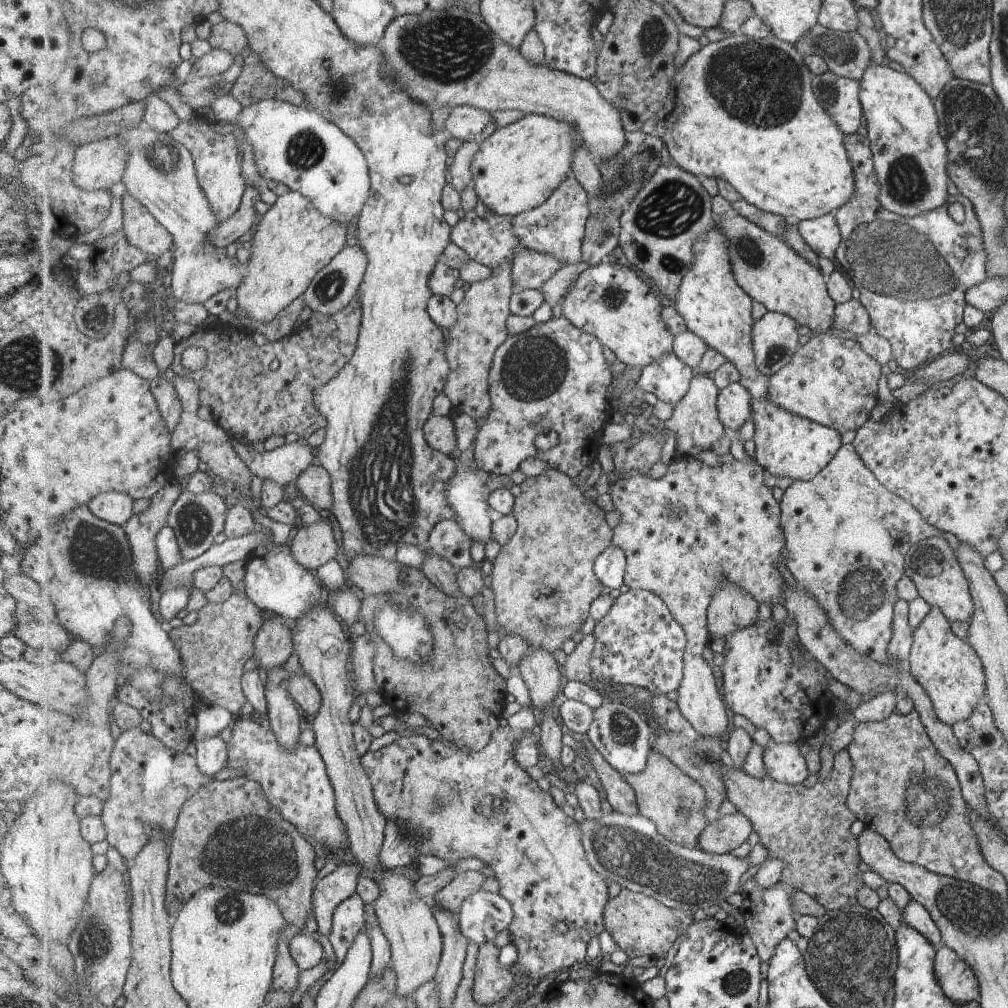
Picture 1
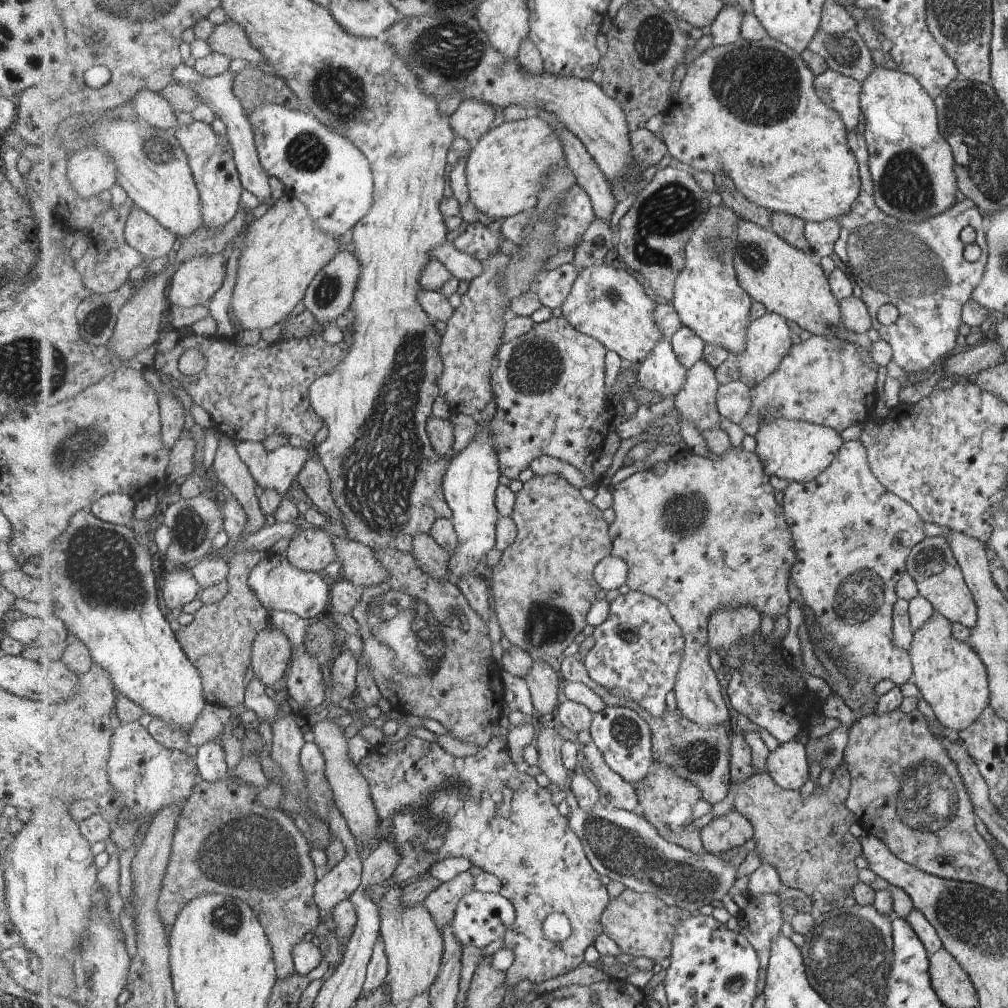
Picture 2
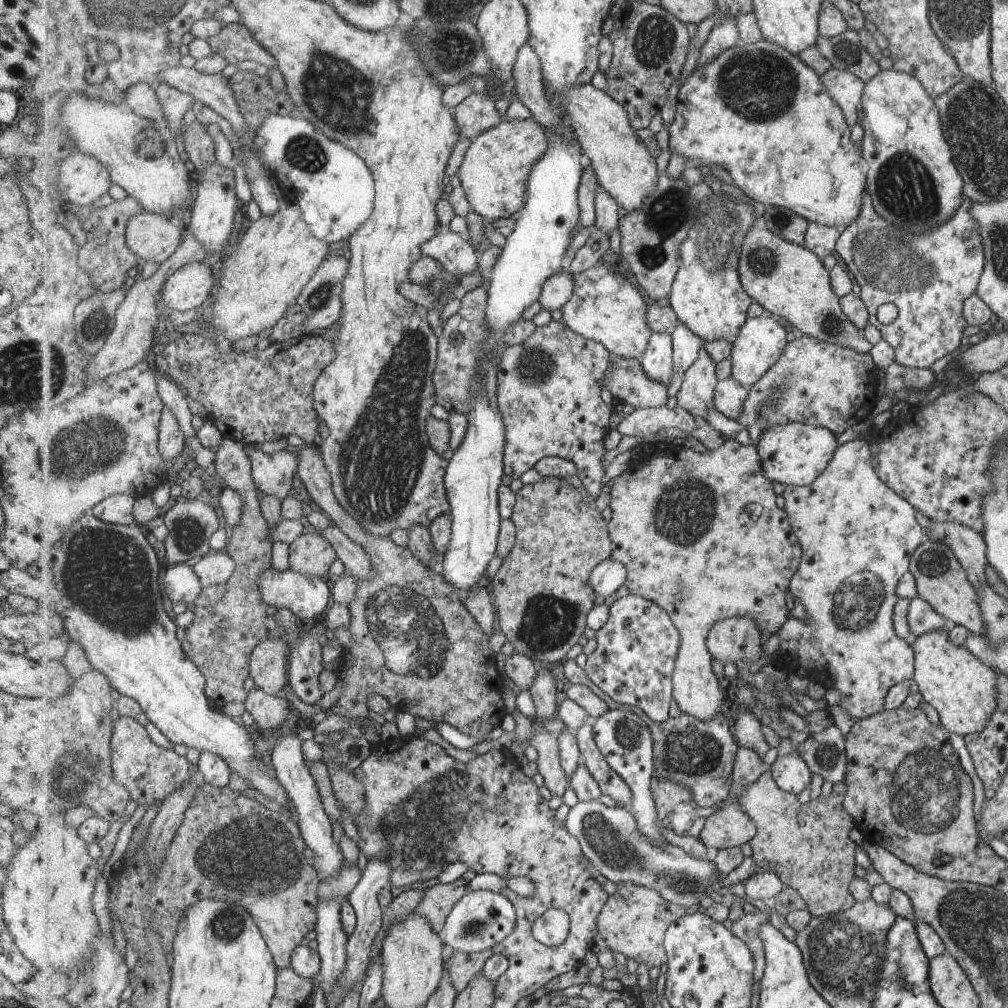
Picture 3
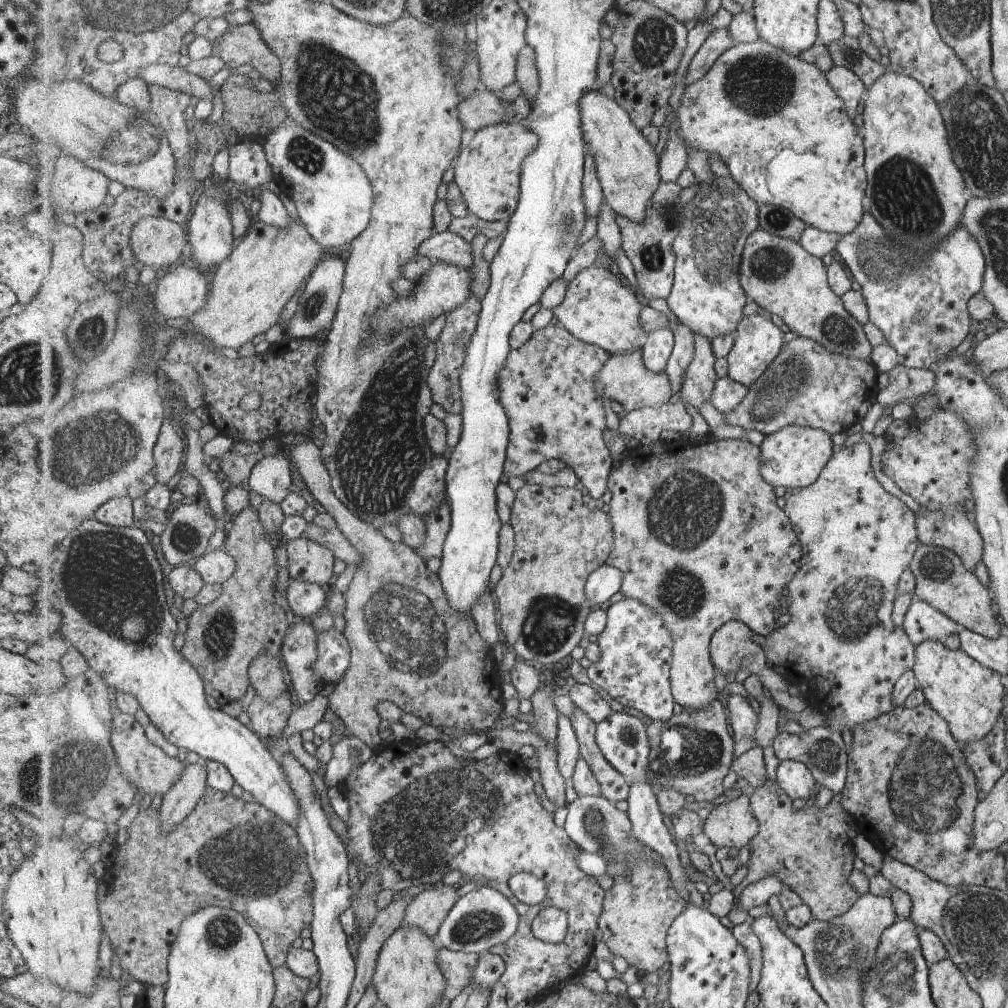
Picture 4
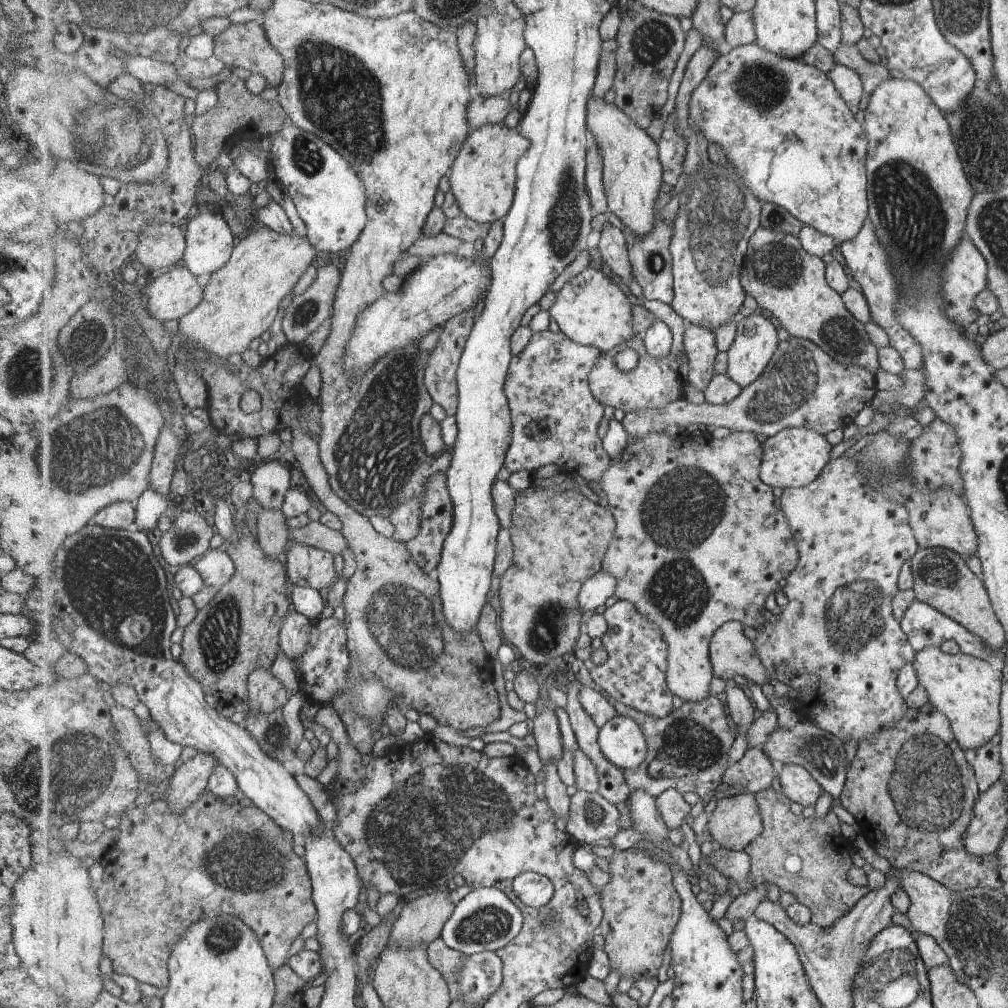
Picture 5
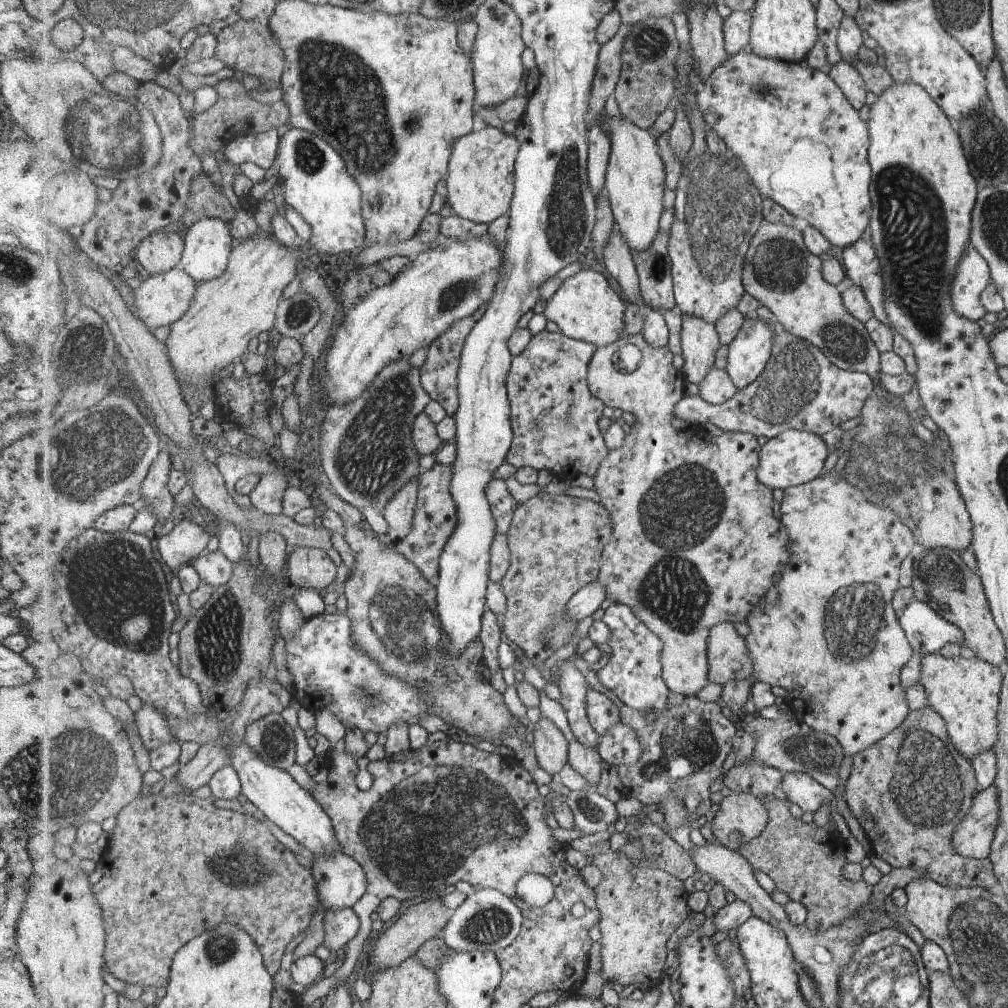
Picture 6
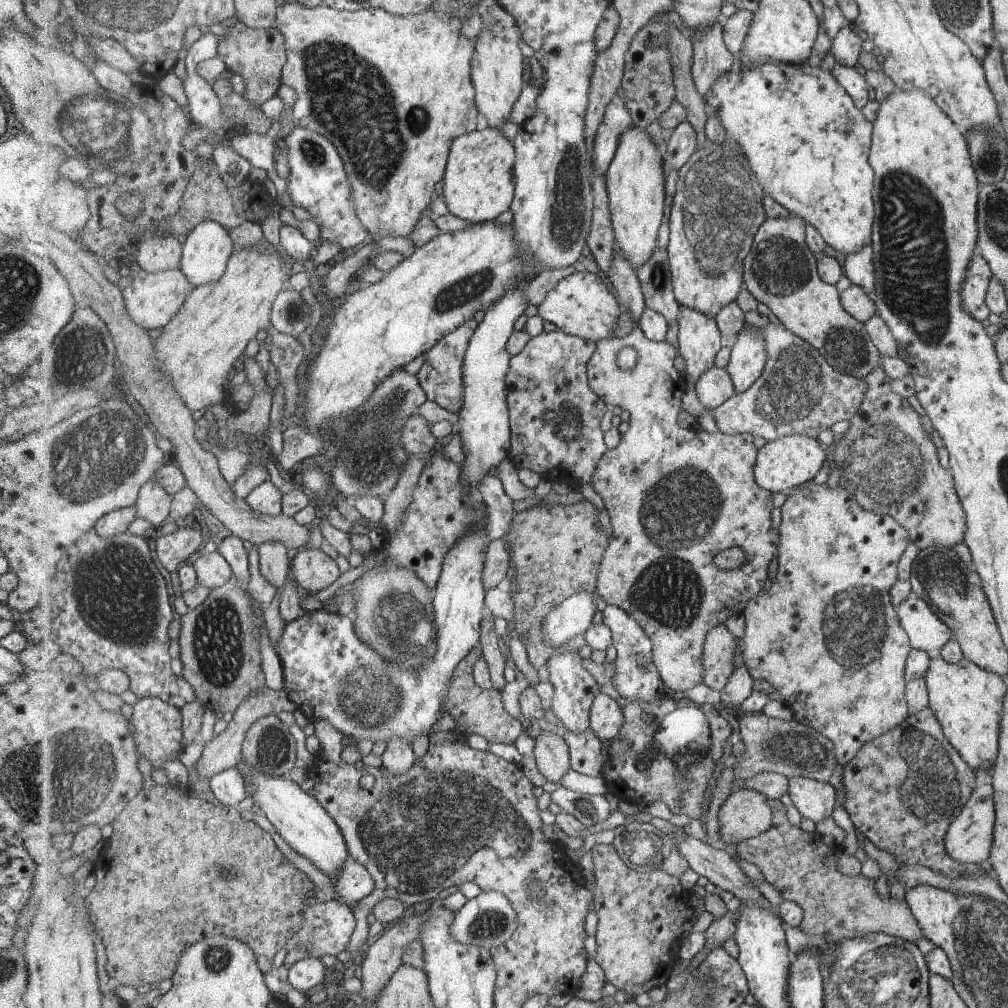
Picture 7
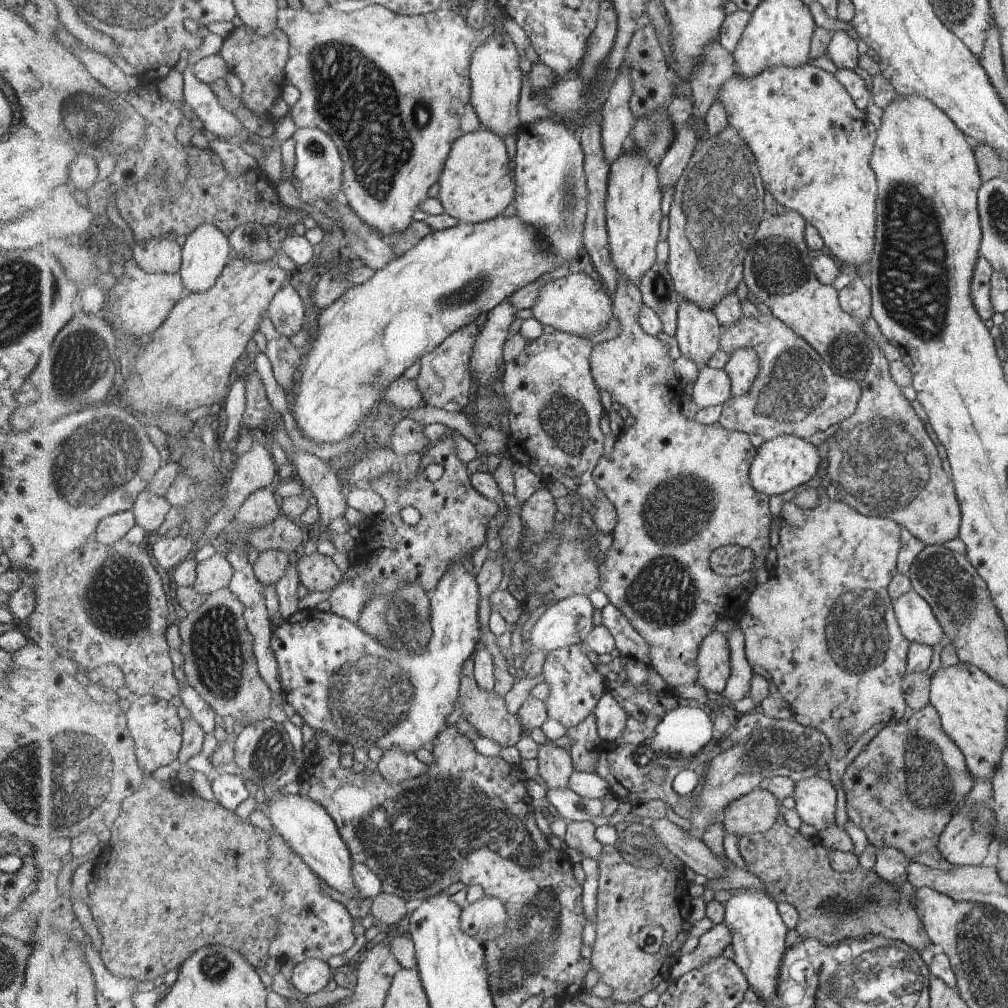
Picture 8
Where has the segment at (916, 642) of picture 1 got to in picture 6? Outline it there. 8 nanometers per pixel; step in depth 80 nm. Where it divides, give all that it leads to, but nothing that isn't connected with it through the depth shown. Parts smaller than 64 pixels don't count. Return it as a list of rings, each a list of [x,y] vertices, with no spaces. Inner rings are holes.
[[[936,653],[922,654],[922,669],[919,683],[926,693],[929,707],[944,720],[948,738],[959,754],[971,762],[977,754],[995,747],[997,723],[1003,677],[997,667],[975,658],[972,654],[962,654],[958,658],[944,658]]]

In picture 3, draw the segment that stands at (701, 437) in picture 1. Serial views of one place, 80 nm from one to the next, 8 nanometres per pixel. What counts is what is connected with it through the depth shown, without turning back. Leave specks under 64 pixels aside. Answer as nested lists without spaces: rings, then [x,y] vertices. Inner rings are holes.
[[[703,348],[697,362],[685,373],[682,387],[676,396],[677,404],[689,411],[693,417],[697,416],[707,422],[707,416],[716,408],[716,388],[719,381],[716,362]]]

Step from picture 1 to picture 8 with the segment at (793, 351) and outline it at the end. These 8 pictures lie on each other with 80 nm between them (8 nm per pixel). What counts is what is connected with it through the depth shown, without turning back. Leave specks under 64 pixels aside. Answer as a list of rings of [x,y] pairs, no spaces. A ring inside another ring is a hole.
[[[741,347],[731,354],[724,369],[732,378],[733,398],[746,395],[753,388],[760,366],[759,353],[753,347]]]

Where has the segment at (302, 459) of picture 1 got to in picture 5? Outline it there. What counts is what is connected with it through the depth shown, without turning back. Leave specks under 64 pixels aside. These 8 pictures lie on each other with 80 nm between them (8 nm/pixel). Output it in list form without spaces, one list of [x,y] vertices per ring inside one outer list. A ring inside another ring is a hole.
[[[262,461],[252,469],[253,499],[259,506],[282,511],[285,498],[291,487],[291,472],[288,464]]]

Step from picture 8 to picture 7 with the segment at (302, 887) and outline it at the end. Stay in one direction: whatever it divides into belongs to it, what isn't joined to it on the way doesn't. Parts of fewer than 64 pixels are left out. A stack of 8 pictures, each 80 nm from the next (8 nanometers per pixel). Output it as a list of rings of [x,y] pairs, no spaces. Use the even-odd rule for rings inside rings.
[[[315,897],[309,898],[303,916],[305,916],[305,924],[297,934],[293,934],[293,938],[289,938],[289,942],[285,944],[287,951],[296,948],[308,951],[311,957],[320,959],[323,955],[337,955],[347,950],[347,944],[357,927],[357,920],[353,910],[344,902],[319,902]]]

